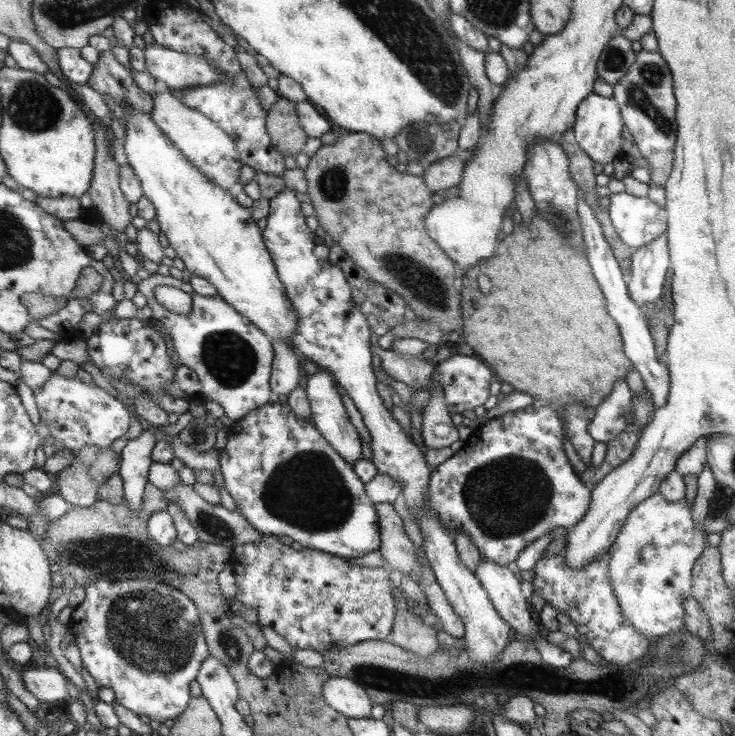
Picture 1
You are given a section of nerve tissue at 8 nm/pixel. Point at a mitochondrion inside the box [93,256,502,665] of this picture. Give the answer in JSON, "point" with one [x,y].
{"point":[307,490]}

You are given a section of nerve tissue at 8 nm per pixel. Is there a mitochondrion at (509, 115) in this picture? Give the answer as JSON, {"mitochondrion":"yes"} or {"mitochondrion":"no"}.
{"mitochondrion":"no"}

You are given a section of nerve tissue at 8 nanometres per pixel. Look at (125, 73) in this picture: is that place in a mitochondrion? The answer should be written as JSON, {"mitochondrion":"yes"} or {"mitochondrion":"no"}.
{"mitochondrion":"no"}

